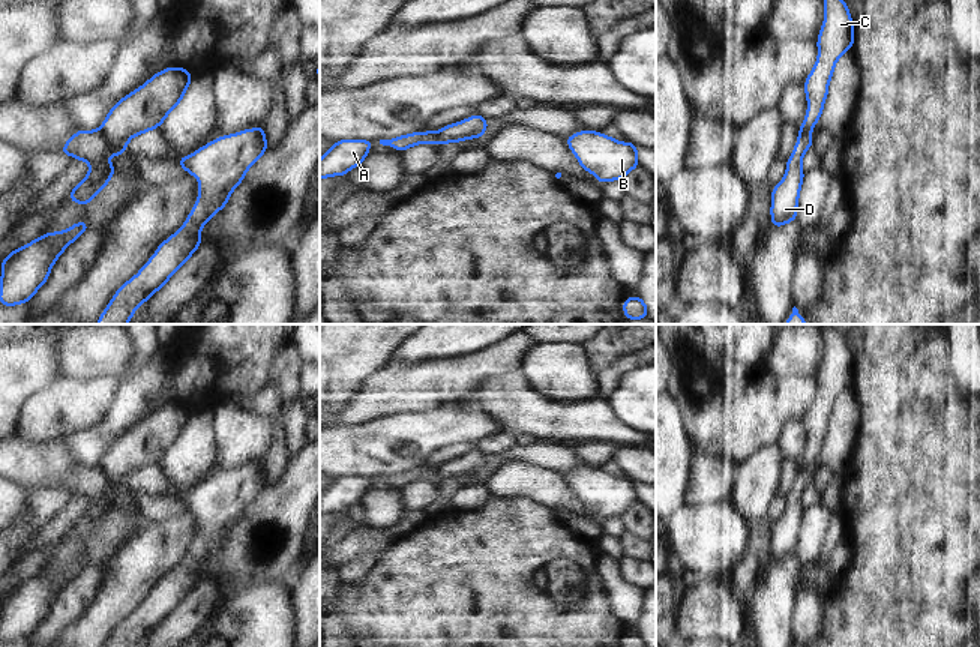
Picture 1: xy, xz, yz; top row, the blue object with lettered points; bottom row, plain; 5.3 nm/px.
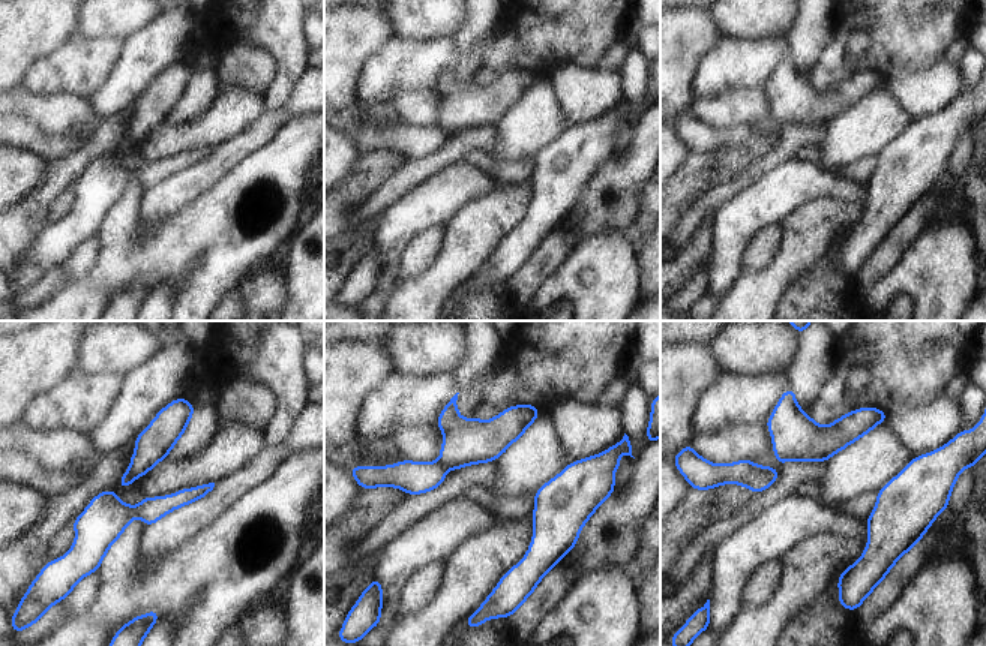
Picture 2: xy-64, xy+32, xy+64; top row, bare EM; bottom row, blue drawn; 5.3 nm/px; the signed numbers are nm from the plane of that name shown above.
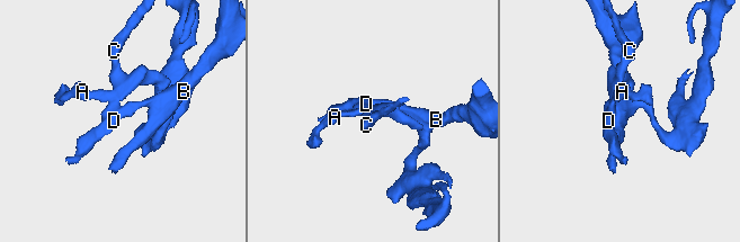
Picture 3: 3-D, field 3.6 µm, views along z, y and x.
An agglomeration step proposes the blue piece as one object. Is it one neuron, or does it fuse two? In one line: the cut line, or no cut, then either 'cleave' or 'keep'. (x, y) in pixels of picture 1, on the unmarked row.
xy (99, 466), (111, 482) | cleave

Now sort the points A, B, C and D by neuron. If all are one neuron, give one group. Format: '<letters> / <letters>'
A B D / C

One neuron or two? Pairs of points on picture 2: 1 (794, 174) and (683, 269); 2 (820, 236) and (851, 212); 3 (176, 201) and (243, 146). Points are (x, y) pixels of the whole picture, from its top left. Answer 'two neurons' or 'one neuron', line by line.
1: two neurons
2: one neuron
3: one neuron

